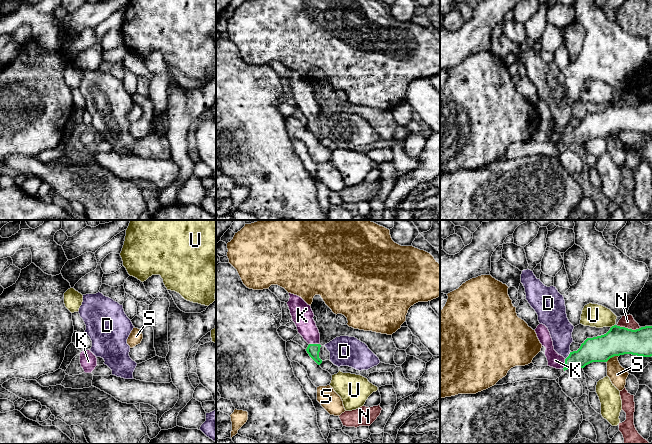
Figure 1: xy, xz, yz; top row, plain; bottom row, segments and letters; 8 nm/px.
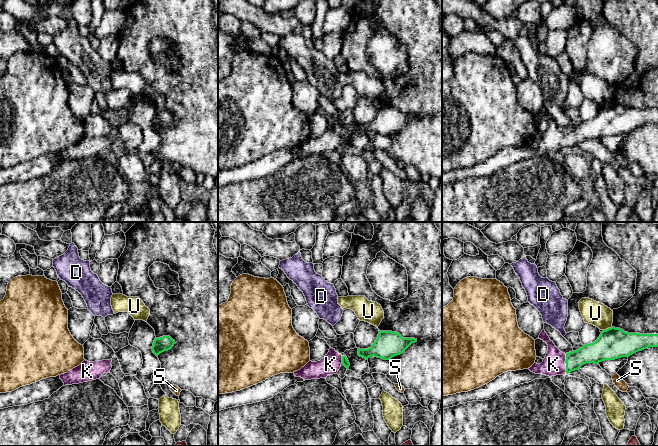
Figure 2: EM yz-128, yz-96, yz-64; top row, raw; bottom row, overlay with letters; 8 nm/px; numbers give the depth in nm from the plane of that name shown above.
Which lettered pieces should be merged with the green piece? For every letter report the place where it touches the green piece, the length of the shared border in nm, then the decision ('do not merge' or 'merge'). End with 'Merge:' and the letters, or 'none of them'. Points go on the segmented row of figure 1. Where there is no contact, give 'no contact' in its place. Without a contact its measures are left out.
D: yz (569, 355) | 80 nm | do not merge
K: xz (314, 344) | 90 nm | merge
N: yz (629, 329) | 200 nm | do not merge
S: yz (612, 356) | 120 nm | do not merge
U: yz (612, 326) | 40 nm | do not merge
Merge: K

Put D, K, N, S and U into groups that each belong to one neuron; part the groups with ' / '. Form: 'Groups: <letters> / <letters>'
Groups: D / K / N / S / U

